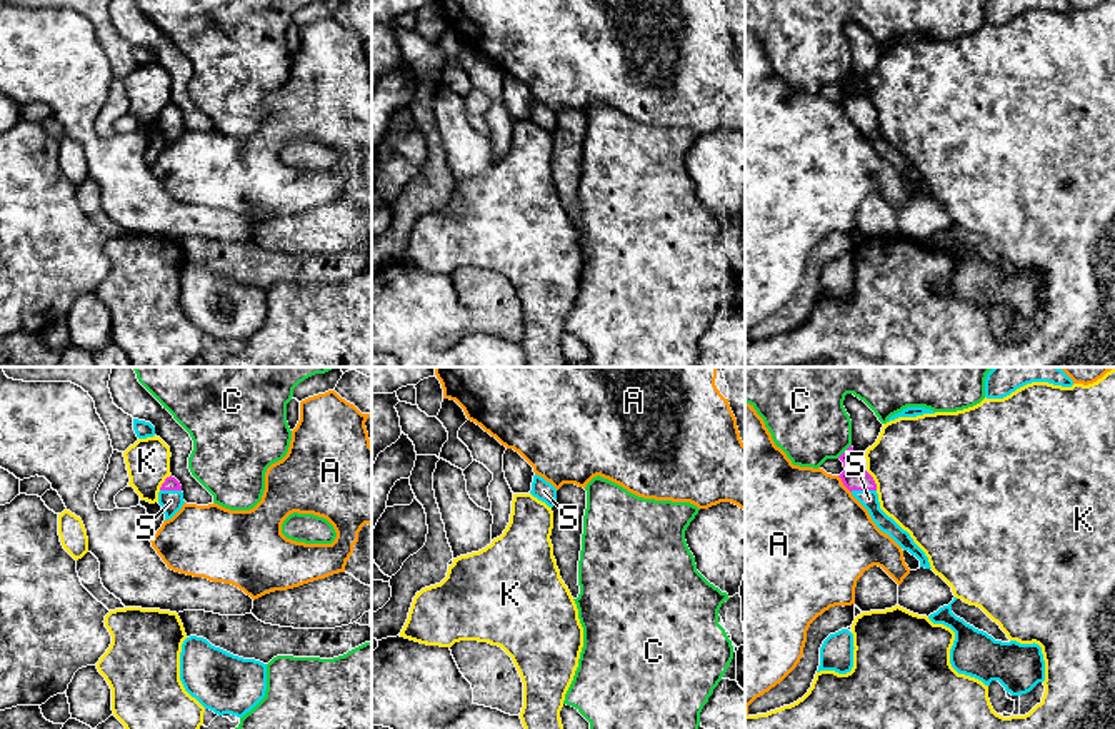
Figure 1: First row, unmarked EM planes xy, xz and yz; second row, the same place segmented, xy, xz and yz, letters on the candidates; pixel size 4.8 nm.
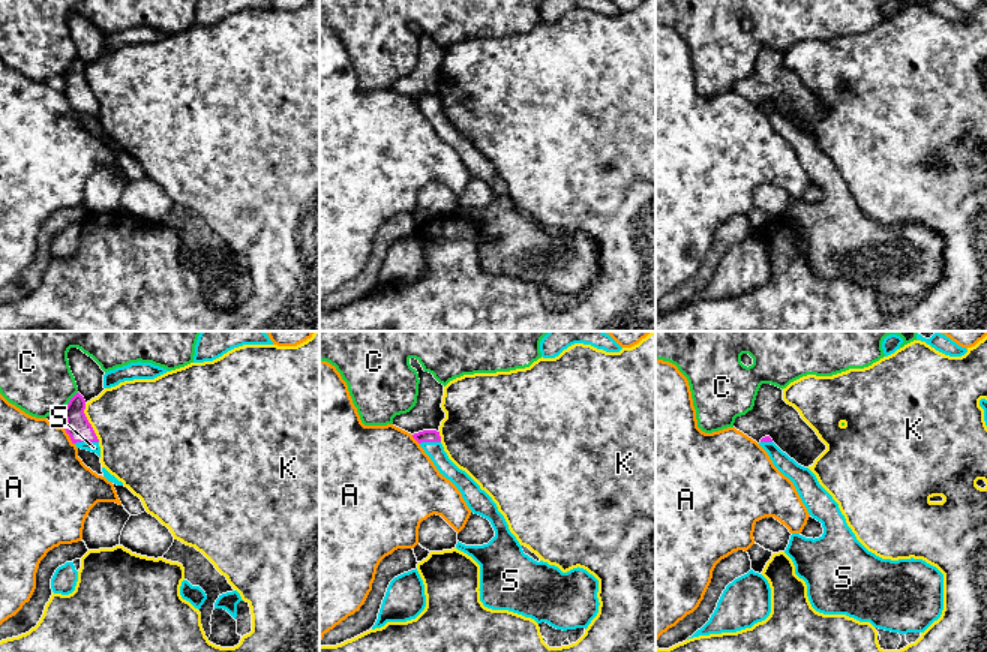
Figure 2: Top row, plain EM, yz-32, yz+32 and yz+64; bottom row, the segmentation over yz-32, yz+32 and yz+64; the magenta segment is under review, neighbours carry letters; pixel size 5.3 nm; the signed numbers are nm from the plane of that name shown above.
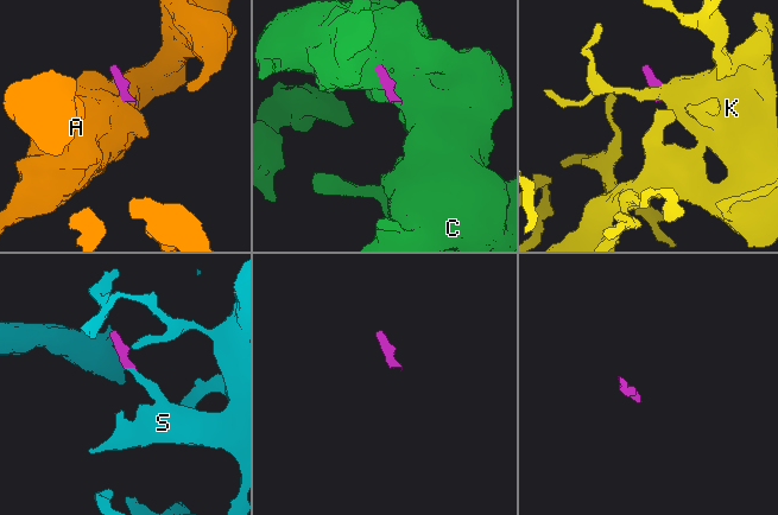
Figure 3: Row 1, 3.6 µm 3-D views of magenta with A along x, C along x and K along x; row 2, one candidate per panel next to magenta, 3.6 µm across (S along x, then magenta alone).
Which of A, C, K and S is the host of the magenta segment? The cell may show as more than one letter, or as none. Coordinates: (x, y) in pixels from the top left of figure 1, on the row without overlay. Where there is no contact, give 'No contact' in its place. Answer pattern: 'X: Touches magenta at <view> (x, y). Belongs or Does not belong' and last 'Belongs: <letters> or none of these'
A: Touches magenta at yz (844, 110). Does not belong
C: Touches magenta at yz (845, 77). Does not belong
K: Touches magenta at yz (874, 107). Does not belong
S: Touches magenta at yz (862, 115). Belongs
Belongs: S

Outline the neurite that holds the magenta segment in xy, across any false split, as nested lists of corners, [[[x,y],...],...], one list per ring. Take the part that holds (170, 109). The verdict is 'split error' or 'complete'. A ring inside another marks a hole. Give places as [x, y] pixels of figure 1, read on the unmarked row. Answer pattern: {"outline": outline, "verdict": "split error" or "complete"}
{"outline": [[[167,103],[158,118],[158,130],[163,135],[165,147],[172,145],[185,130],[182,112],[175,103]]], "verdict": "split error"}

